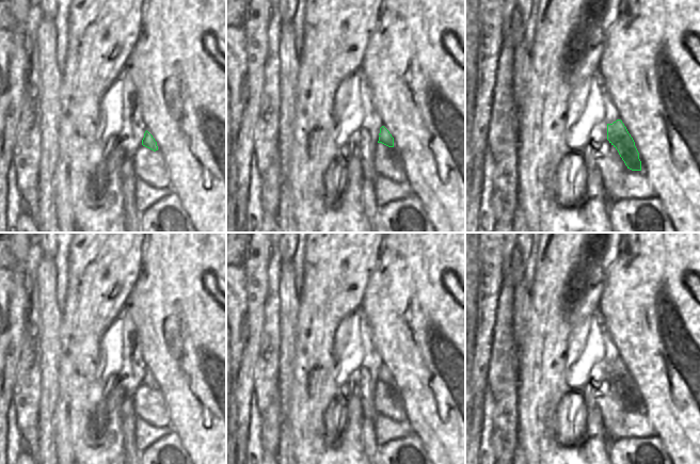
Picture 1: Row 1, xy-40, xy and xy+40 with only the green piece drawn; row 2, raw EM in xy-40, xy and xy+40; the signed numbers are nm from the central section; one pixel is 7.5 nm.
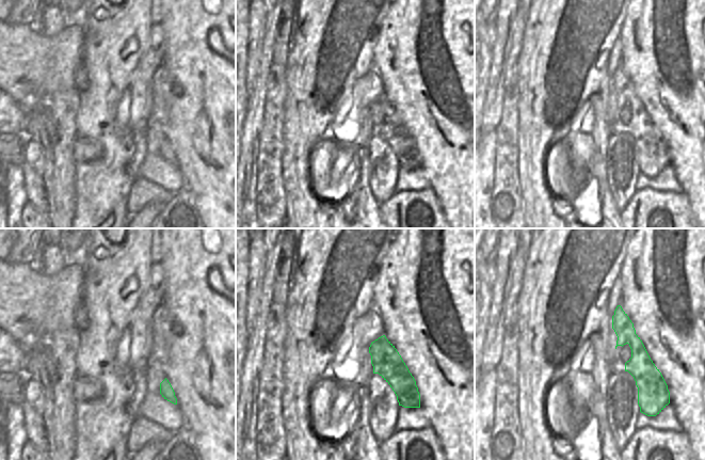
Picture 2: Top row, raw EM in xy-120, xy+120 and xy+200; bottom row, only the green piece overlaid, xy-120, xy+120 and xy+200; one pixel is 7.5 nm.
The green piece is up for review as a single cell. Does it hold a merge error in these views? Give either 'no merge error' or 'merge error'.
merge error

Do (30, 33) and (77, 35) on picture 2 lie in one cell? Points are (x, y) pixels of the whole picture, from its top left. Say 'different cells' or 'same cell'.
same cell

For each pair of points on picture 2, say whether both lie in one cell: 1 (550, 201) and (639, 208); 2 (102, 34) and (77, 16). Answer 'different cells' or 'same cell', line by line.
1: different cells
2: different cells

